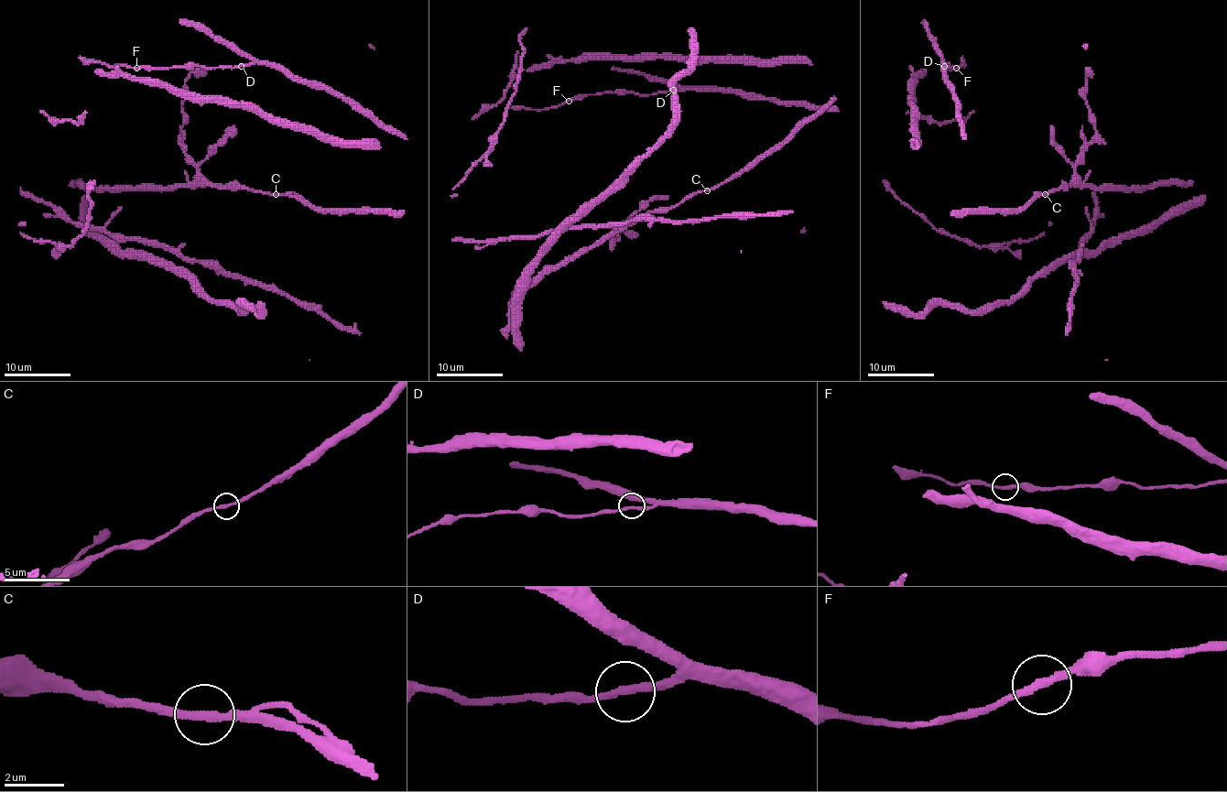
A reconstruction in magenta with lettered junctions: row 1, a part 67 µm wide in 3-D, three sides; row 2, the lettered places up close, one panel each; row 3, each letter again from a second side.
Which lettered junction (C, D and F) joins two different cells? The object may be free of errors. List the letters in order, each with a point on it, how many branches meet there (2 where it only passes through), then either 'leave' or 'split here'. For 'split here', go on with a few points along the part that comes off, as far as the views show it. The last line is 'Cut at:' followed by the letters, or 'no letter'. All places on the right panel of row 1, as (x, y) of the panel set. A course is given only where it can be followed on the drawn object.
C: place (1045, 194); branches 2; leave
D: place (944, 66); branches 2; leave
F: place (956, 68); branches 2; leave
Cut at: no letter

